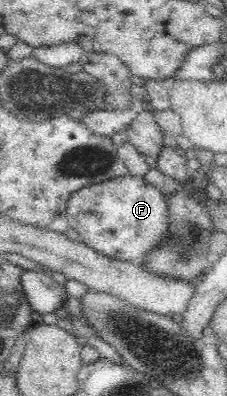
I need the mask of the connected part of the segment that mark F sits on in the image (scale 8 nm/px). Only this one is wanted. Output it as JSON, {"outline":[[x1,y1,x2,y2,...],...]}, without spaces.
{"outline":[[128,173,102,183,87,185,71,193,67,203,68,225,78,232,79,241,95,249,98,253,120,261,142,263,144,257,148,255,148,251,154,249,168,231,166,199,167,196,150,185,143,176,133,176]]}

